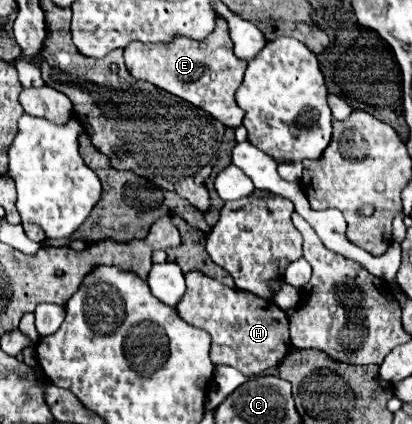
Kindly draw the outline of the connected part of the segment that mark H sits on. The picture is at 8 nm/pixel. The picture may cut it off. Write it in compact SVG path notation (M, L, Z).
M200 271L186 273L186 293L176 311L188 325L210 333L210 357L214 365L230 365L244 375L258 375L280 363L288 353L288 315L274 301L230 289Z

